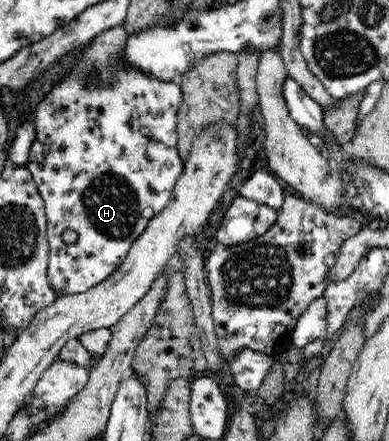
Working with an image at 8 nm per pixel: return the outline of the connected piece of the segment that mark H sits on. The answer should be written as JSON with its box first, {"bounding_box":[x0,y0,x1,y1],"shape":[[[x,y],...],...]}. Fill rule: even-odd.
{"bounding_box":[26,26,184,295],"shape":[[[123,26],[113,27],[113,30],[104,30],[97,35],[95,42],[87,47],[81,54],[79,62],[75,62],[71,74],[65,78],[65,82],[57,84],[37,106],[35,115],[35,142],[31,144],[26,167],[32,172],[34,183],[44,200],[44,210],[47,218],[47,241],[49,241],[49,260],[47,262],[47,277],[49,283],[60,295],[80,295],[87,292],[96,284],[103,283],[115,272],[119,265],[127,258],[133,242],[146,232],[149,222],[158,213],[161,213],[173,196],[174,185],[184,166],[184,161],[178,152],[178,134],[176,121],[179,108],[182,104],[182,89],[171,82],[159,81],[151,77],[147,72],[141,72],[140,68],[133,68],[132,64],[126,64],[122,58],[123,49],[126,47],[129,33]],[[72,229],[77,233],[75,243],[67,244],[61,239],[63,231]]]}

